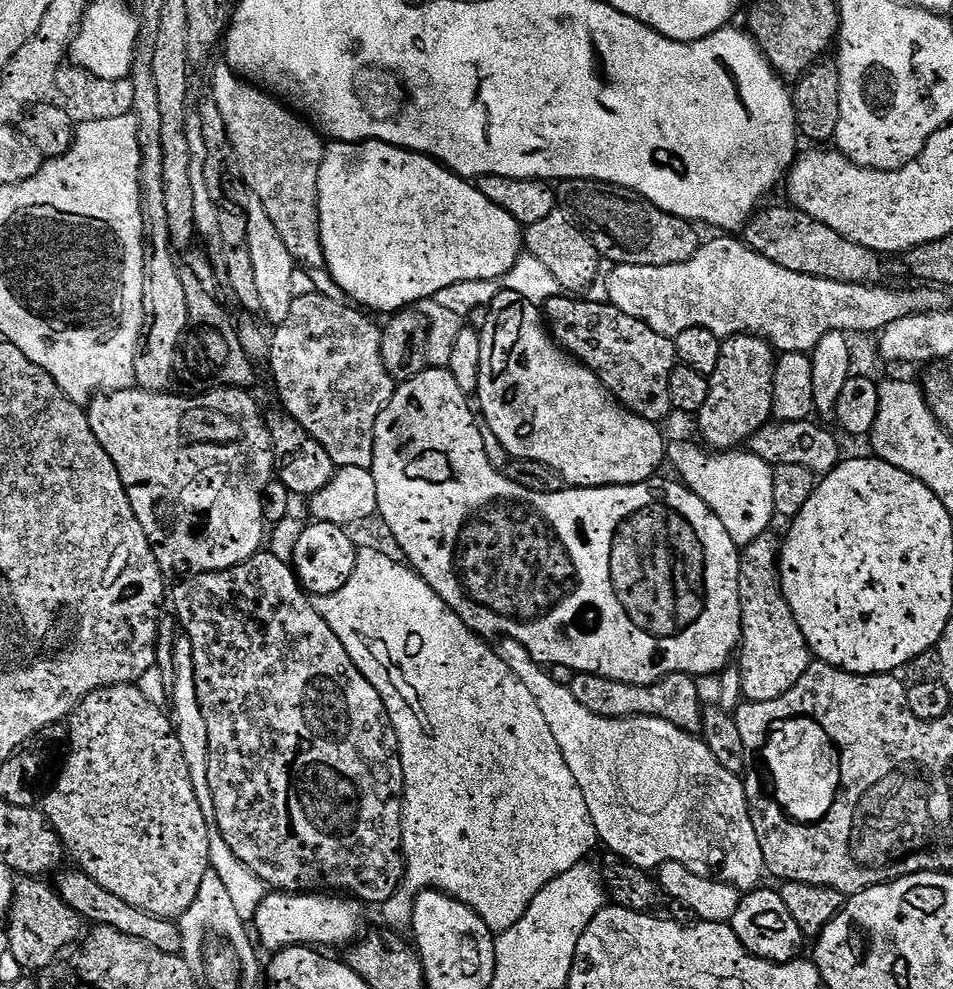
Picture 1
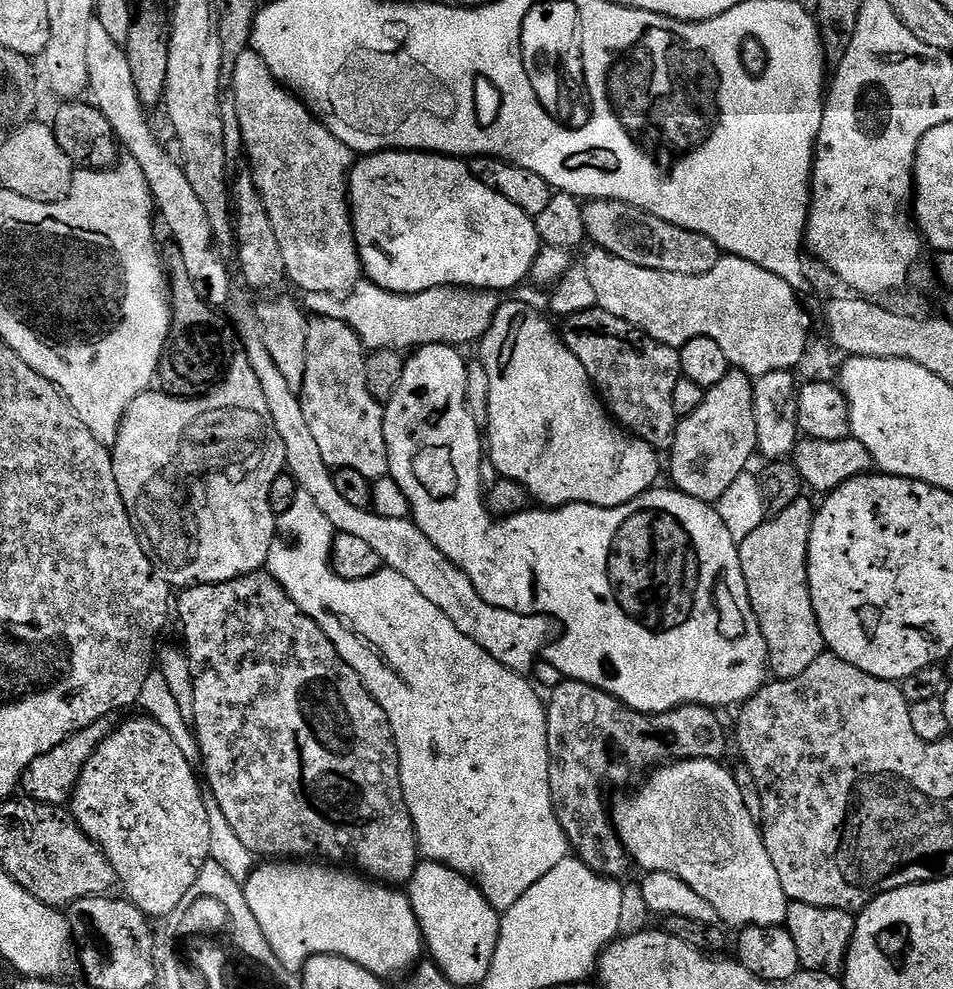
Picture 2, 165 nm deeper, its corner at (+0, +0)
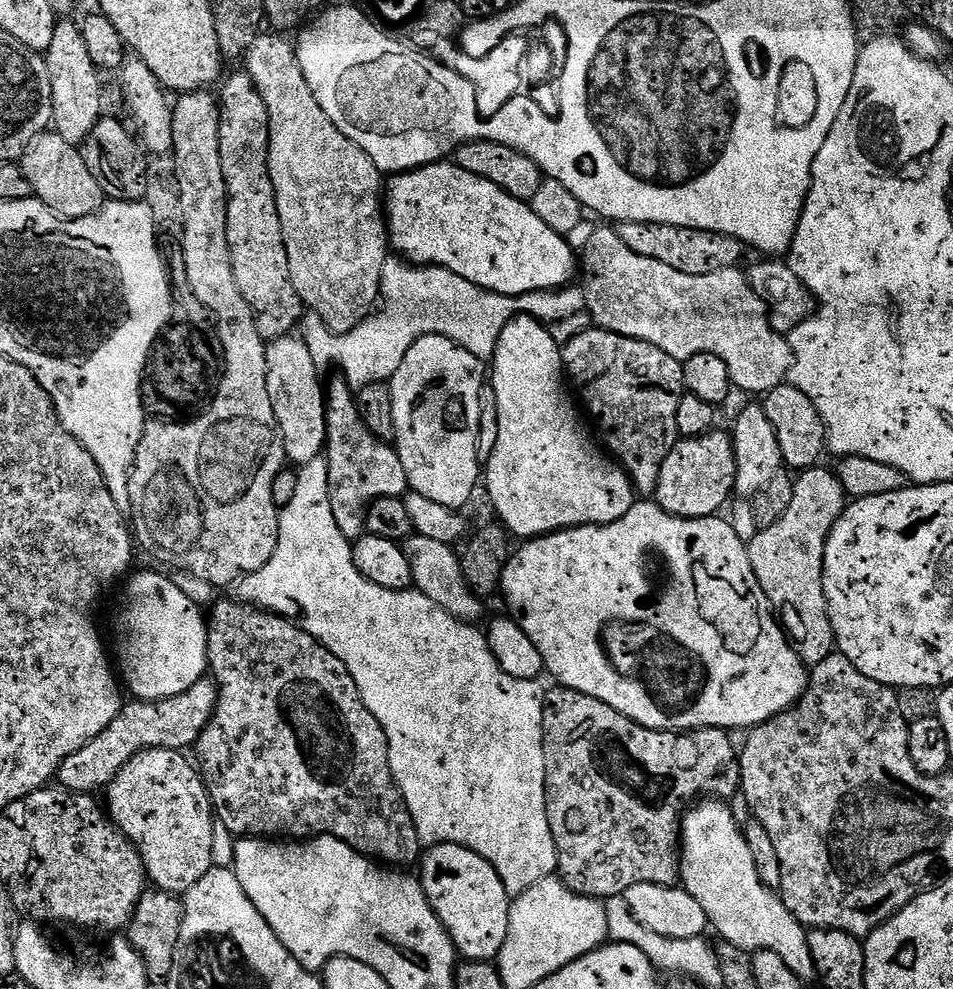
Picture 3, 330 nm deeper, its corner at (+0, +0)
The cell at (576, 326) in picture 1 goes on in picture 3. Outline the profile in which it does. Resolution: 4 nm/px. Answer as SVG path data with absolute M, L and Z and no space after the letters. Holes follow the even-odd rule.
M588 326L585 332L570 337L568 345L566 343L563 345L562 355L564 371L583 411L587 415L588 412L592 415L597 428L595 431L597 433L600 431L604 435L603 447L628 473L637 493L644 498L651 497L658 486L658 474L662 462L666 462L666 454L670 454L670 450L674 450L676 441L681 439L678 430L678 402L682 402L682 398L686 395L683 363L670 358L666 350L658 350L658 346L650 346L650 342L642 342L638 338L626 338L622 334L614 334L610 330L595 326Z

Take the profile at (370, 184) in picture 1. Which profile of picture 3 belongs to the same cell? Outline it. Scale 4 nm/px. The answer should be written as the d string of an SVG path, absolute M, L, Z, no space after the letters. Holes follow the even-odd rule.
M441 162L438 164L427 164L425 168L414 168L411 172L397 172L386 184L386 223L388 225L388 238L393 253L399 254L410 264L417 266L431 266L434 268L445 268L458 278L466 278L466 282L474 282L474 286L484 288L487 292L497 292L503 296L525 296L528 292L551 292L573 283L572 275L578 272L578 256L572 253L572 248L565 237L559 236L538 214L534 214L531 203L510 198L506 190L494 186L494 182L486 182L486 178L478 178L478 174L469 174L462 170L454 162Z

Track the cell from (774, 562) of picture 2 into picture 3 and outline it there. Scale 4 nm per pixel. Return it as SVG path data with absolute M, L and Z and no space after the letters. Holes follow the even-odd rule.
M824 467L803 469L795 477L794 498L790 501L786 514L782 514L782 518L778 518L774 526L759 529L756 537L746 546L750 566L754 566L754 578L758 578L758 586L762 586L776 619L780 621L792 642L792 648L800 655L802 662L809 666L822 662L837 651L834 626L830 622L824 593L824 551L834 522L838 522L838 518L845 510L846 497L839 475L833 469L831 472Z

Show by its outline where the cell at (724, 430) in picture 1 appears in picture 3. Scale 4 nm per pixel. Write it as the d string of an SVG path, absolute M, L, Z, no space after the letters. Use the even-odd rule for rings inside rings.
M713 430L701 436L686 436L676 441L674 450L666 454L658 474L655 503L675 516L702 518L717 515L720 507L729 503L734 492L736 463L731 435L727 431Z

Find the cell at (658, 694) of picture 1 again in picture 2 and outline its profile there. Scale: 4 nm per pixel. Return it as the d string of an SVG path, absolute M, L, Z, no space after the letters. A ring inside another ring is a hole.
M567 678L557 688L551 689L549 696L552 697L546 700L546 738L554 814L566 834L568 847L575 859L590 866L590 870L600 876L624 878L630 869L630 861L612 825L610 804L604 801L604 783L628 784L635 778L636 772L647 773L678 760L719 761L720 755L728 748L729 737L717 721L713 709L701 704L683 704L669 712L639 712L594 686Z

